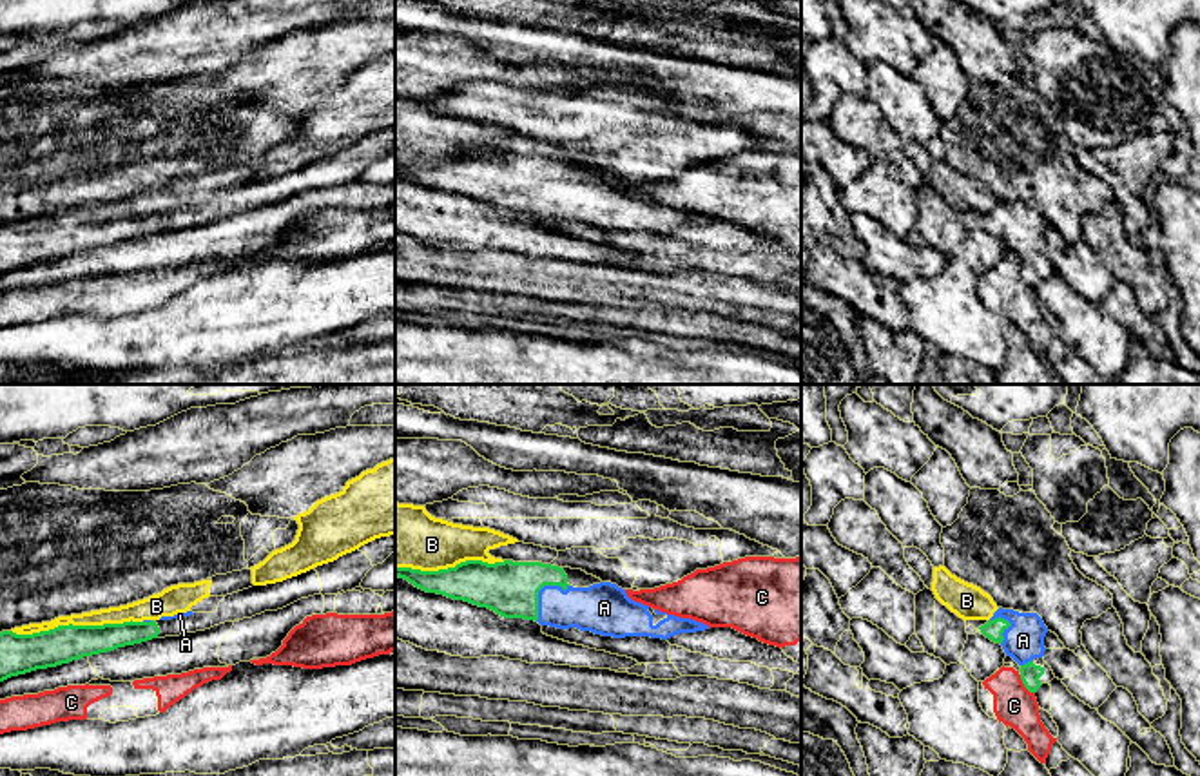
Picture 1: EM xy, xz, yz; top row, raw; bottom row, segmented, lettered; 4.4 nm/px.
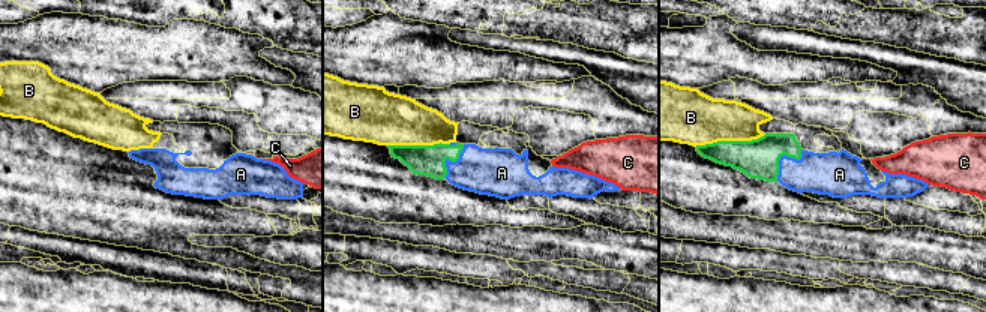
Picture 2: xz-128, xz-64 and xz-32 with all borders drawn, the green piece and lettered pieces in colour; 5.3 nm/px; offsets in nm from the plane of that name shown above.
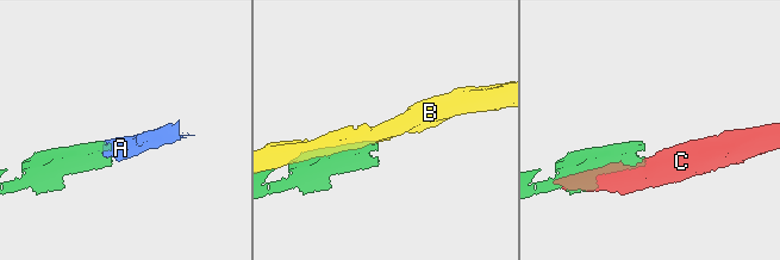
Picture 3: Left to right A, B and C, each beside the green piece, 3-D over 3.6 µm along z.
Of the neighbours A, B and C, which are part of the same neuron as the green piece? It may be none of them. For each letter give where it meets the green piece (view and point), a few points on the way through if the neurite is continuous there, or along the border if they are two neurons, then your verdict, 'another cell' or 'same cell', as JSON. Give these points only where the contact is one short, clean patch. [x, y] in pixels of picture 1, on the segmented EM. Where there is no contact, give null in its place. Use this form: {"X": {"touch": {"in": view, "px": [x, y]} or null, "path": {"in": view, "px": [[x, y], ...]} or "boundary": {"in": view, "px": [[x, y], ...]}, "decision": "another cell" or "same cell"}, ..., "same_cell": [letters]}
{"A": {"touch": {"in": "xz", "px": [539, 590]}, "path": {"in": "xz", "px": [[508, 588], [539, 590], [561, 606], [591, 608]]}, "decision": "same cell"}, "B": {"touch": {"in": "xy", "px": [77, 626]}, "decision": "another cell"}, "C": {"touch": {"in": "yz", "px": [1025, 686]}, "decision": "another cell"}, "same_cell": ["A"]}

